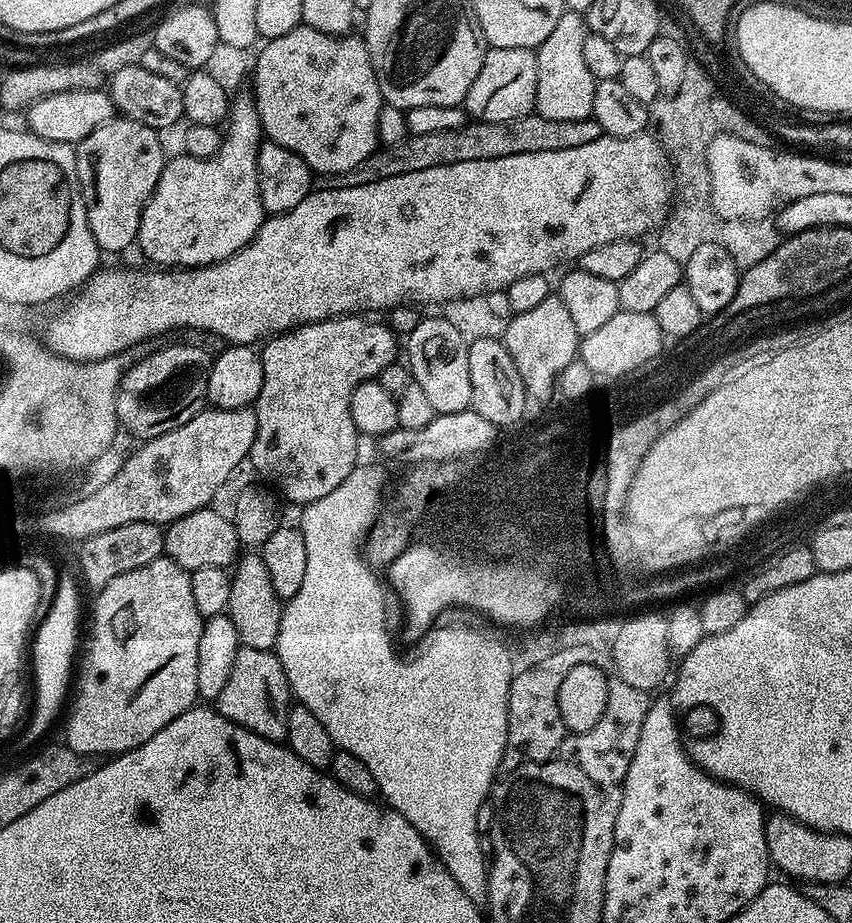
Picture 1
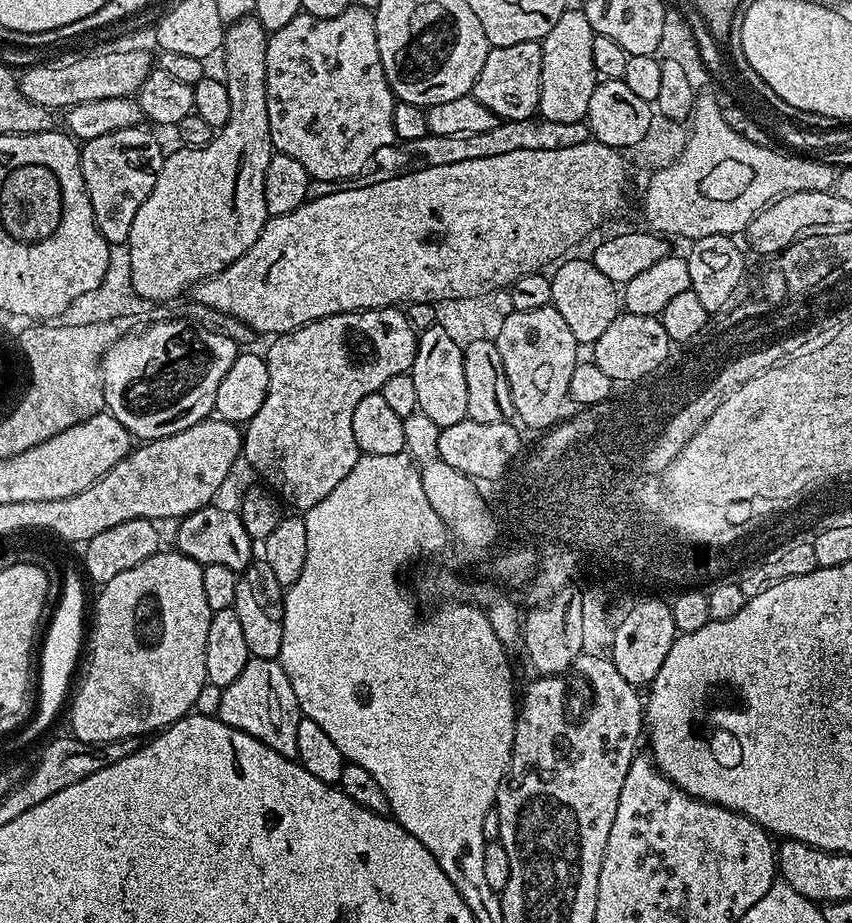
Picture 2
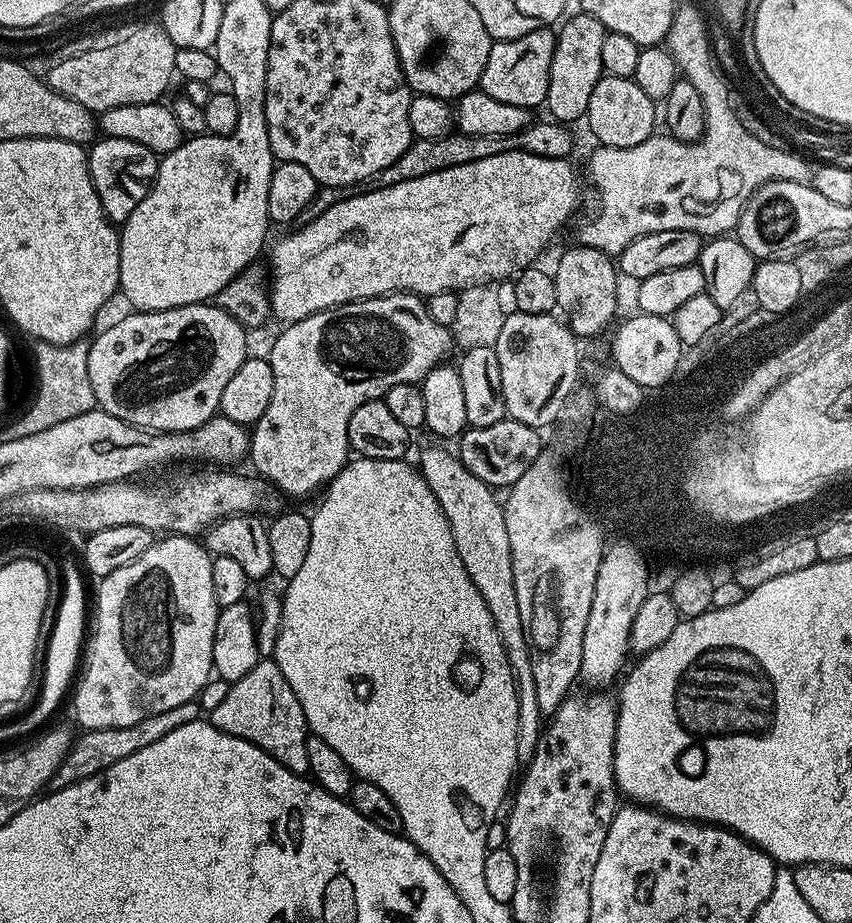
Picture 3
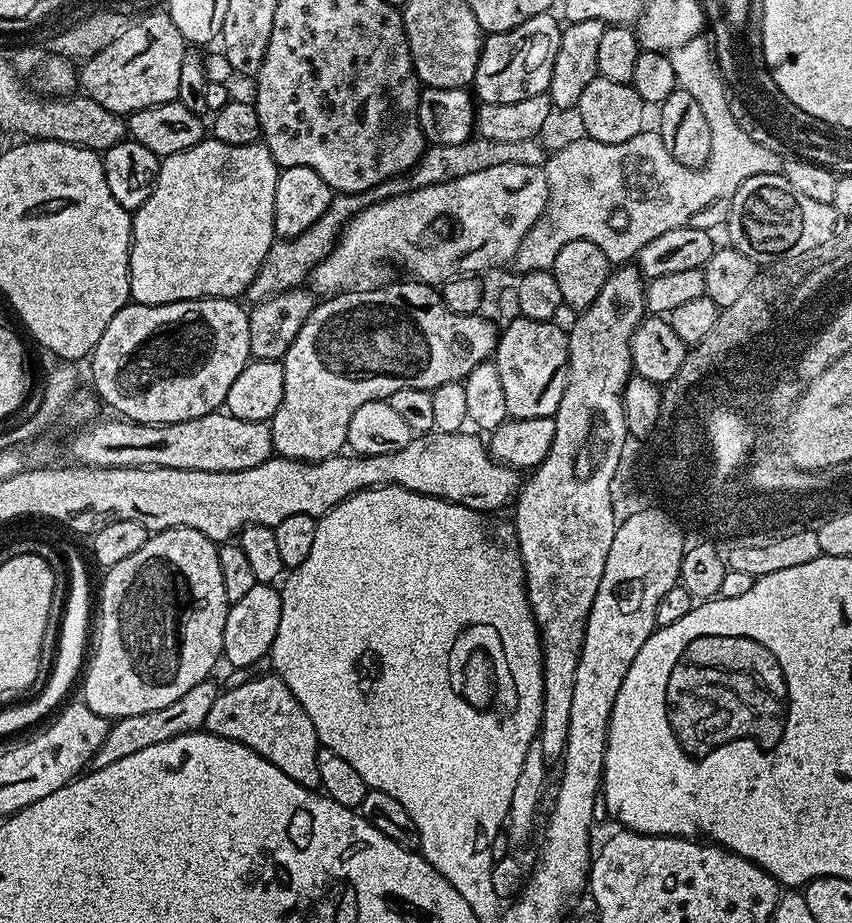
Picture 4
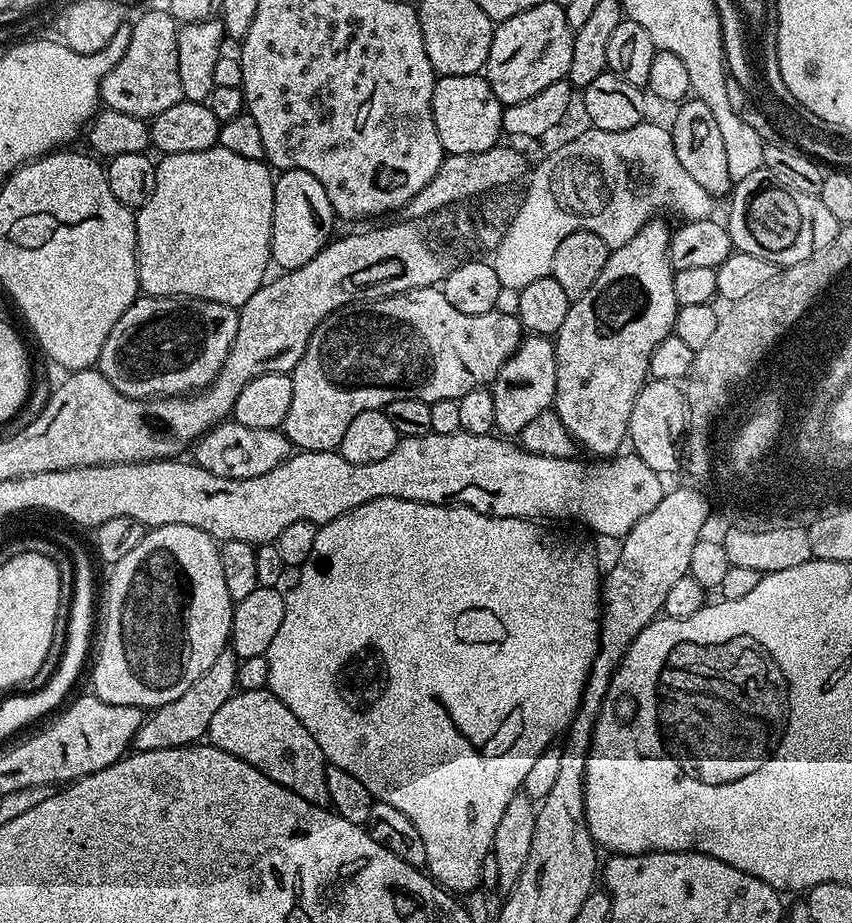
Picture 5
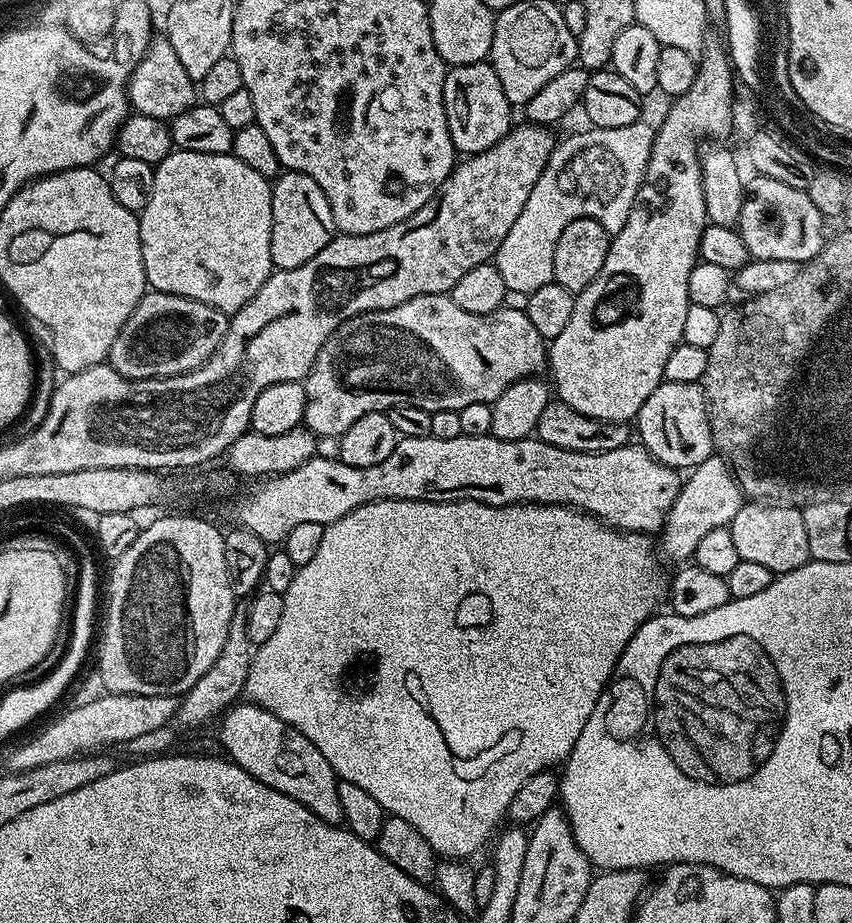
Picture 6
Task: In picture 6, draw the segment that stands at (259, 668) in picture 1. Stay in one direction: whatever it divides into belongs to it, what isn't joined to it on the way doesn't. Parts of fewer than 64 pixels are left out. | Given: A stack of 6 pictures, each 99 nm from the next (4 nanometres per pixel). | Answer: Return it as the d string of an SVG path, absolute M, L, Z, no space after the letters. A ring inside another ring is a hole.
M247 702L233 704L223 713L219 724L220 744L225 748L223 751L227 759L246 770L246 774L278 790L278 794L286 794L294 798L294 802L302 802L302 806L318 814L322 822L339 825L343 821L342 802L338 798L340 780L330 762L322 758L318 746L314 746L306 734L294 730L294 726L282 722L282 718L270 714L260 705Z

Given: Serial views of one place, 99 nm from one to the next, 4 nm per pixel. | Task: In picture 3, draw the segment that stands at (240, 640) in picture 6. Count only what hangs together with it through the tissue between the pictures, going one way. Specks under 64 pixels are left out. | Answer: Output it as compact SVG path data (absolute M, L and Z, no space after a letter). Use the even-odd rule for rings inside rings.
M199 703L174 706L174 710L166 710L154 714L150 718L142 718L142 722L134 722L134 726L122 726L121 728L103 728L102 730L84 730L72 741L66 758L58 766L58 770L52 775L51 787L53 789L65 788L74 782L82 782L102 770L106 766L114 766L114 762L122 762L122 758L130 758L138 750L151 746L170 734L170 730L178 730L178 726L186 726L186 722L194 722L201 715Z

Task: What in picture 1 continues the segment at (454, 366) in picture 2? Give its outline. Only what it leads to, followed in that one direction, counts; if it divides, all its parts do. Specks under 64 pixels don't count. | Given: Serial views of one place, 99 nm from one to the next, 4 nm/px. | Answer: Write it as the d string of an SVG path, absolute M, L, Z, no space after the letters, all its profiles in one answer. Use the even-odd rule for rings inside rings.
M433 314L429 320L428 317L421 319L420 324L414 326L414 330L406 338L406 344L406 367L414 383L422 386L433 413L458 414L459 411L471 409L469 343L454 330L454 326L441 315Z

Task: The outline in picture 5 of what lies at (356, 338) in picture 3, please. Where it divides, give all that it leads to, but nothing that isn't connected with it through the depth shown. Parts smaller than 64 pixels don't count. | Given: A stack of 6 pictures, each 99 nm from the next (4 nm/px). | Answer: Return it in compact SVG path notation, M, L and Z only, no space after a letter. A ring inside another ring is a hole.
M439 287L415 288L377 300L361 300L331 312L314 330L298 366L290 375L294 398L282 431L293 449L301 452L334 452L350 422L371 408L383 409L398 398L418 398L427 404L461 400L470 390L491 385L506 361L520 345L520 319L494 311L490 314L458 314Z

